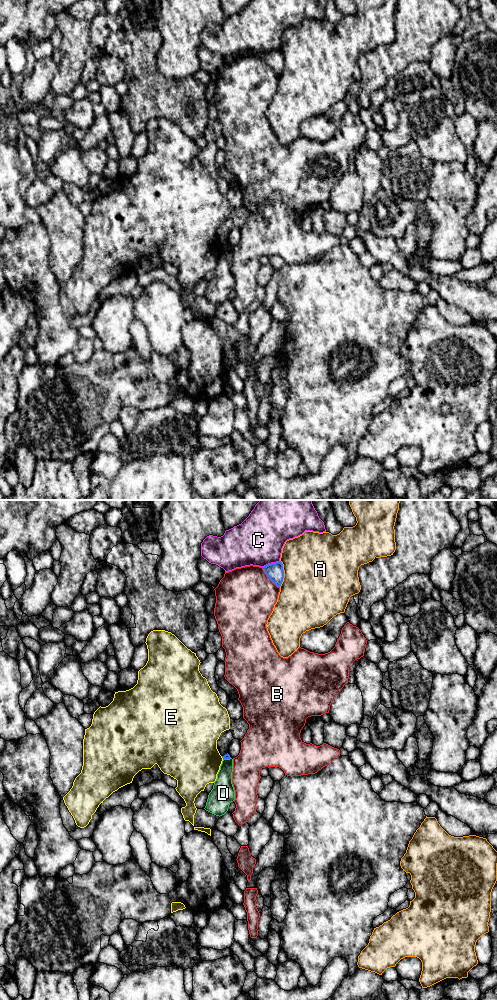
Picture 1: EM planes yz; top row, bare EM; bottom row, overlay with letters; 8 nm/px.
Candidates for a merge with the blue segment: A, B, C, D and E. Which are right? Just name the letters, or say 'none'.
none

